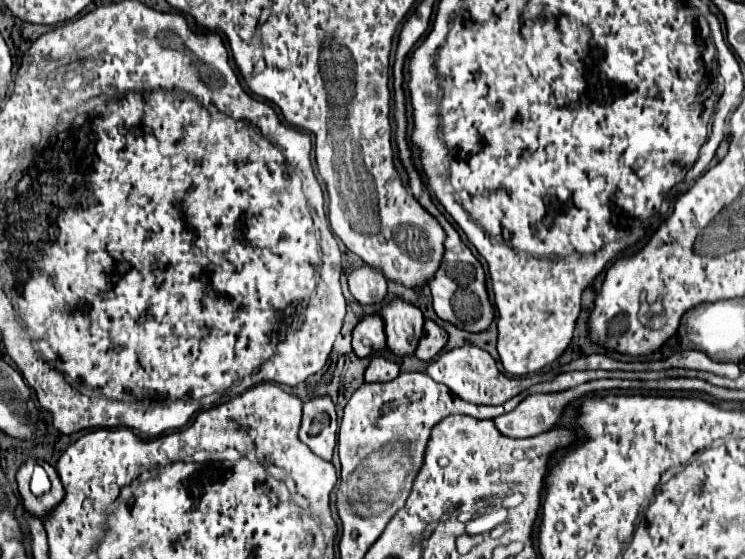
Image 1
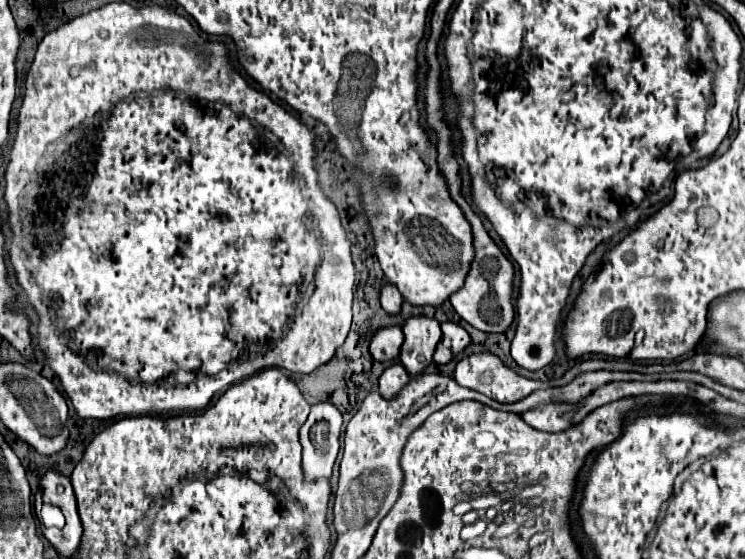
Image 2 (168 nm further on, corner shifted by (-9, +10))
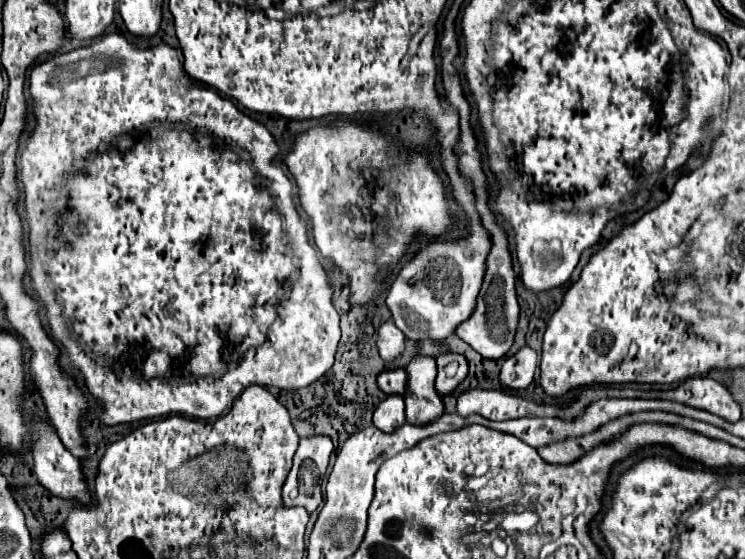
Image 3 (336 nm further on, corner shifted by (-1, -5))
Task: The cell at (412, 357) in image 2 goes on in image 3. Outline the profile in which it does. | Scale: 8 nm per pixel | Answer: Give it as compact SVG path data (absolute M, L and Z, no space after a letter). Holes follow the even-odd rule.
M415 356L407 366L409 382L405 392L405 412L409 424L431 424L445 412L443 400L435 390L437 366L433 358Z

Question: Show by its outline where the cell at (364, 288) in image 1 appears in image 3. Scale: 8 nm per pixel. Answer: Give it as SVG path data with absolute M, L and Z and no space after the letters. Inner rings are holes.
M389 320L389 322L381 324L381 328L379 328L377 346L379 346L381 358L383 358L385 362L393 362L395 358L399 358L399 356L403 354L405 336L403 336L403 332Z

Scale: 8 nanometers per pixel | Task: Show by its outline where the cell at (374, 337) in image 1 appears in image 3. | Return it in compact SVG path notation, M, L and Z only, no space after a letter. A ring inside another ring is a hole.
M387 370L387 372L381 372L379 378L377 378L377 384L389 396L391 394L403 396L405 394L405 384L407 384L407 372L405 370Z

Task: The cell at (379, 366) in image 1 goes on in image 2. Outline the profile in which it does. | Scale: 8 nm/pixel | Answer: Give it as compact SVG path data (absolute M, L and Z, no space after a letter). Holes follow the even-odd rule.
M395 363L395 365L387 367L381 373L381 377L379 377L379 393L383 397L395 397L399 393L399 389L405 385L405 381L409 381L409 375L407 375L405 367Z

